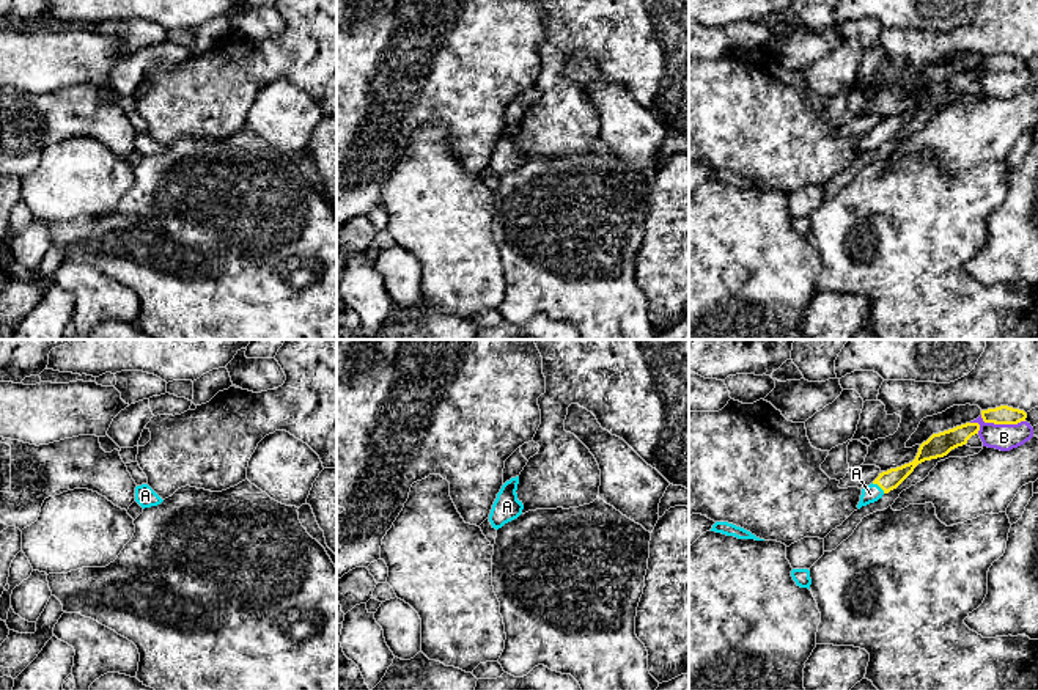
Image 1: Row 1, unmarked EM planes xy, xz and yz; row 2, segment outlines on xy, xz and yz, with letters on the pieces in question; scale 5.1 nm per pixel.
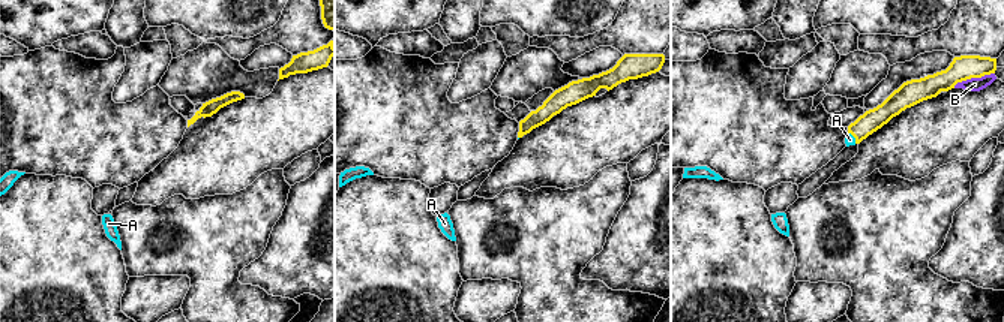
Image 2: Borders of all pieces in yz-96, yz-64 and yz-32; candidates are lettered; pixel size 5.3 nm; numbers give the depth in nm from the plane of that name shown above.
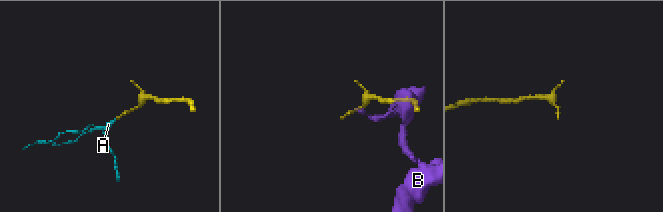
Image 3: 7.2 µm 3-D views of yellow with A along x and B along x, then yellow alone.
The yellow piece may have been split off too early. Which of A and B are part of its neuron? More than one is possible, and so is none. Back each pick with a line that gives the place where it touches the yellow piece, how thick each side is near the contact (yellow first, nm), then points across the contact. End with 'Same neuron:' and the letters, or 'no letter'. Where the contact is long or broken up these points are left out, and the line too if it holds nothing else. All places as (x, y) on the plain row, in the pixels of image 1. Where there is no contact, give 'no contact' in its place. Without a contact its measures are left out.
A: contact yz (878, 132); calibres 100 and 90 nm
Same neuron: A

